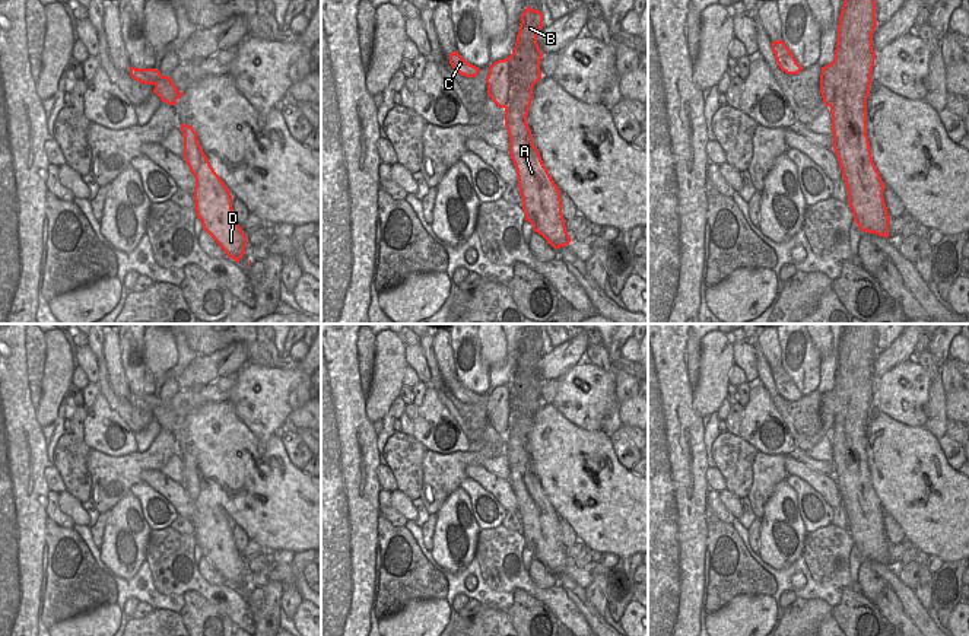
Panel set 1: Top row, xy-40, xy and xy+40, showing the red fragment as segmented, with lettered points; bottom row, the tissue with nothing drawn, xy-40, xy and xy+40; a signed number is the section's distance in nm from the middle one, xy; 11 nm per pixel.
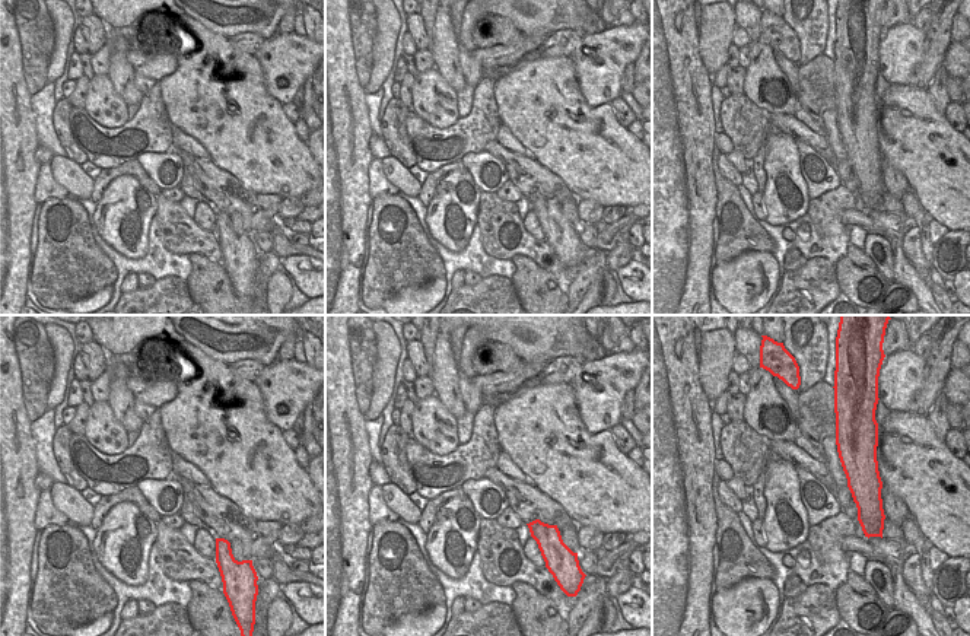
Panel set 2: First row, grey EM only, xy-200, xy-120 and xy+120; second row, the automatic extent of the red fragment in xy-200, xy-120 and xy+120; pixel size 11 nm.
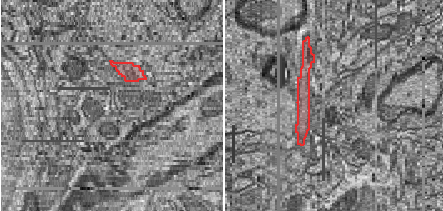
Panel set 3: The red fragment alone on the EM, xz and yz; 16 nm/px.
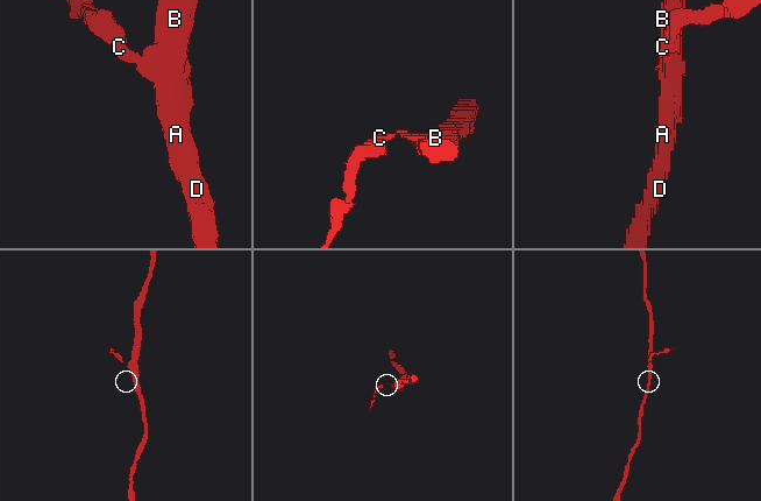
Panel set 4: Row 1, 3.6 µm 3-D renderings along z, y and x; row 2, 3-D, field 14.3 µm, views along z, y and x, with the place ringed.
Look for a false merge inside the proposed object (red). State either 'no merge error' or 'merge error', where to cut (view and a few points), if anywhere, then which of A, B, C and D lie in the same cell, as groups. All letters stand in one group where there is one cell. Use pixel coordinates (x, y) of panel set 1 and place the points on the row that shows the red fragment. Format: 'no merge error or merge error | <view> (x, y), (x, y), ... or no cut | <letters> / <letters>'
merge error | xy (510, 57), (510, 104), (505, 108) | A B D / C

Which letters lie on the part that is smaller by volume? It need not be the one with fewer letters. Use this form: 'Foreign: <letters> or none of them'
Foreign: C

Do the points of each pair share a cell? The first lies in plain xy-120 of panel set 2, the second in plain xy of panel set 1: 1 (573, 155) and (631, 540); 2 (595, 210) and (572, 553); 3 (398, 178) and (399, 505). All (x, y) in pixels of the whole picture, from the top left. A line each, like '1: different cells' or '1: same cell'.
1: same cell
2: same cell
3: same cell

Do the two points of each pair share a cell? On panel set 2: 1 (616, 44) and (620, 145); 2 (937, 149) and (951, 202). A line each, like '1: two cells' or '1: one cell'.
1: two cells
2: one cell

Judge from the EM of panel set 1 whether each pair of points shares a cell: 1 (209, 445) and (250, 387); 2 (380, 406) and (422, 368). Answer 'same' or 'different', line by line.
1: different
2: different

